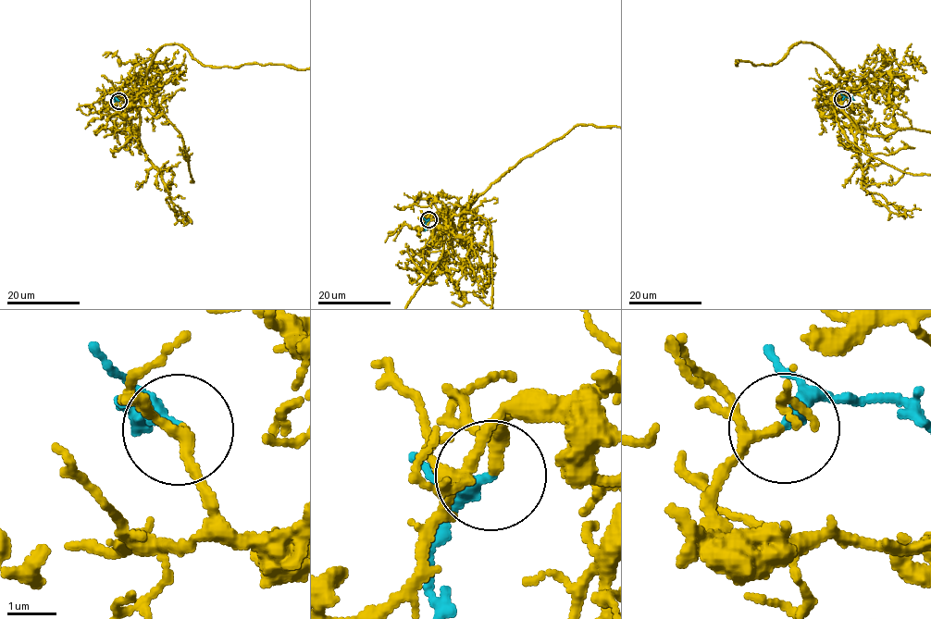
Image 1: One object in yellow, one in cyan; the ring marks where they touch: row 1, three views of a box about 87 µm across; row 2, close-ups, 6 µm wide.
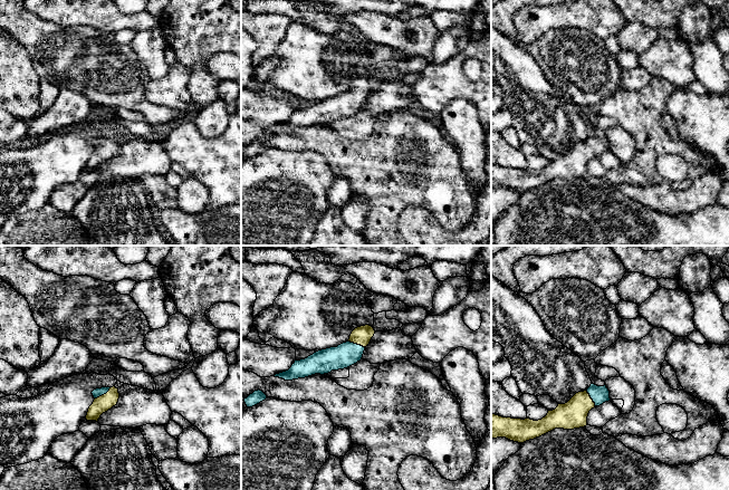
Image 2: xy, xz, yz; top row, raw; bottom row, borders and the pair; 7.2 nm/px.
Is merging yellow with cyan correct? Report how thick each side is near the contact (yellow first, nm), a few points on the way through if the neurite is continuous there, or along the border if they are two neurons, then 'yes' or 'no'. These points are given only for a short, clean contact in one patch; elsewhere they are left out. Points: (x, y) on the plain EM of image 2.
120 nm thick on the yellow side, 70 nm on the other; runs through xy (102, 154), (104, 144), (96, 143); yes

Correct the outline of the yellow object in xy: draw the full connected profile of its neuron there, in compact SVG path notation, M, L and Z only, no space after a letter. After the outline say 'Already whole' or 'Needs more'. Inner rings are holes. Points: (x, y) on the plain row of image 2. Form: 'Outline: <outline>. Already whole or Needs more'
Outline: M107 136L96 138L92 142L92 144L95 150L88 158L86 170L97 172L103 163L107 162L117 154L119 143L118 138L116 138L115 136L113 137Z. Needs more

